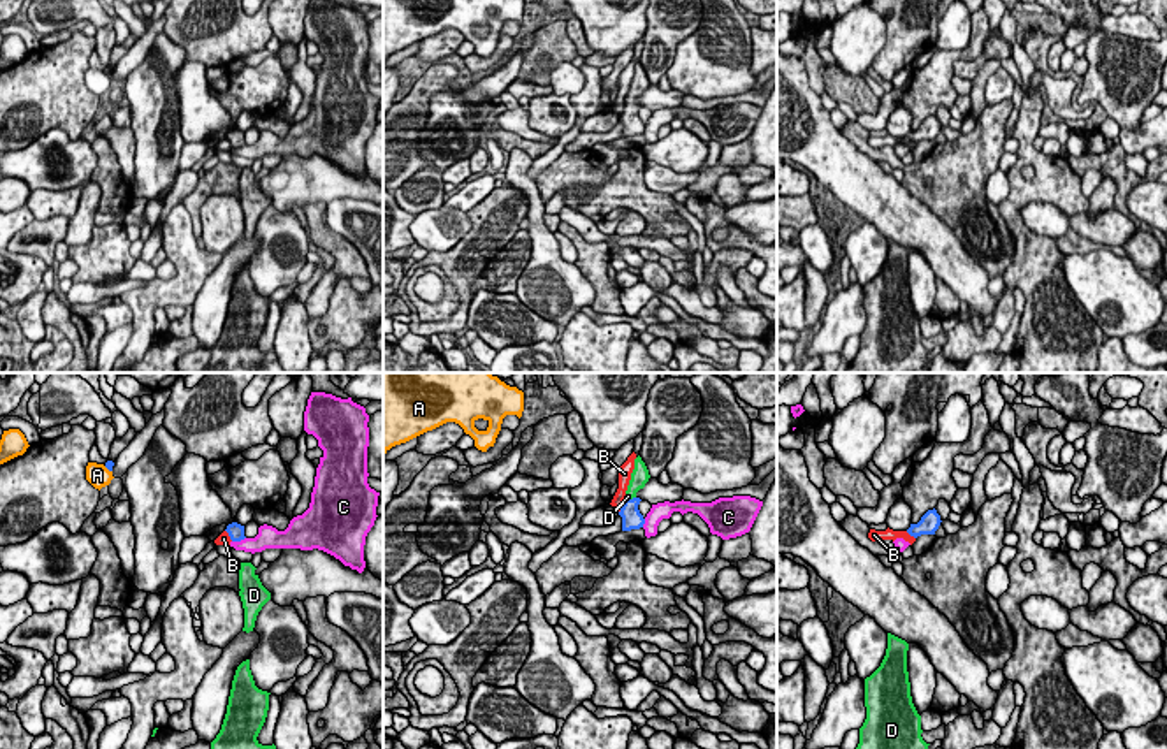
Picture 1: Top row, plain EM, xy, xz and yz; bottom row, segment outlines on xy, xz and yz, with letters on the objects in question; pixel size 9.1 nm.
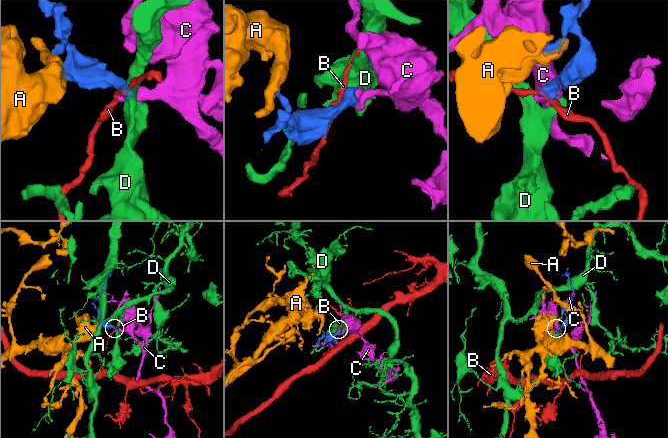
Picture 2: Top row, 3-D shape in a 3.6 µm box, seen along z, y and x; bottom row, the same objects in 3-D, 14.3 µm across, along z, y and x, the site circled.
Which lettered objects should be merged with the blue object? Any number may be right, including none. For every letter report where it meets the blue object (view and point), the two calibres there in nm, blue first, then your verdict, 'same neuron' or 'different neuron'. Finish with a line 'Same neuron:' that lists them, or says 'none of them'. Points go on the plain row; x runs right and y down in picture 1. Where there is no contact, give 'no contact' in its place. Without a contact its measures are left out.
A: meets blue in xy at (108, 74); 70 nm thick on the blue side, 200 nm on the other; different neuron
B: meets blue in xz at (623, 111); 190 nm thick on the blue side, 120 nm on the other; different neuron
C: meets blue in xy at (238, 146); 160 nm thick on the blue side, 160 nm on the other; different neuron
D: meets blue in xz at (630, 106); 190 nm thick on the blue side, 160 nm on the other; same neuron
Same neuron: D

